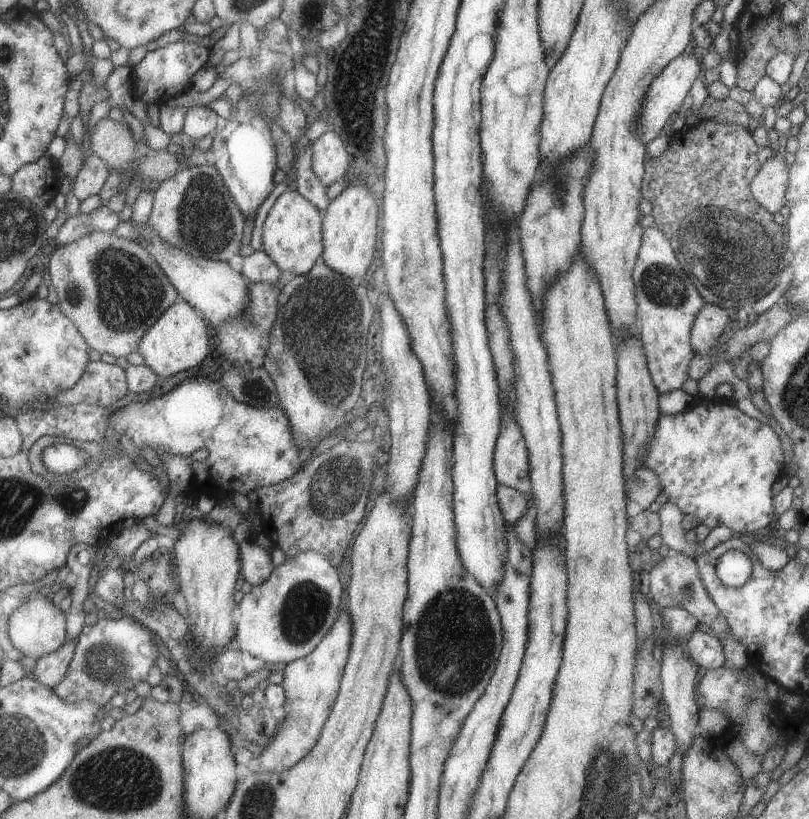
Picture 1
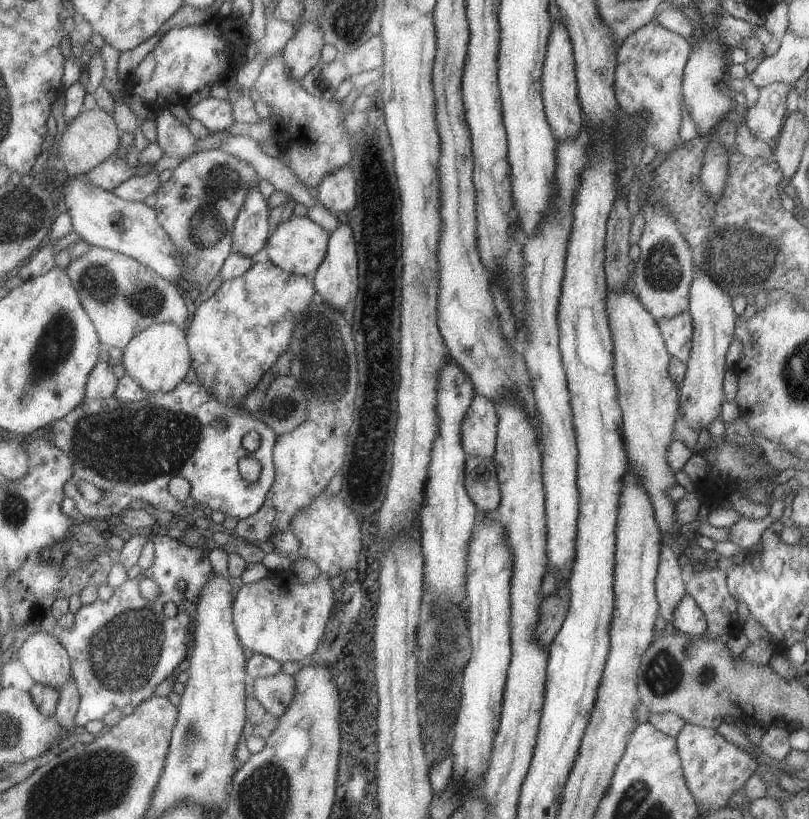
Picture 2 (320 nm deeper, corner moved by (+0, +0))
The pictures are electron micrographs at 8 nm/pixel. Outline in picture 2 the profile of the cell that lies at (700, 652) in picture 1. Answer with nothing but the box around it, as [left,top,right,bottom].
[671,593,706,637]

